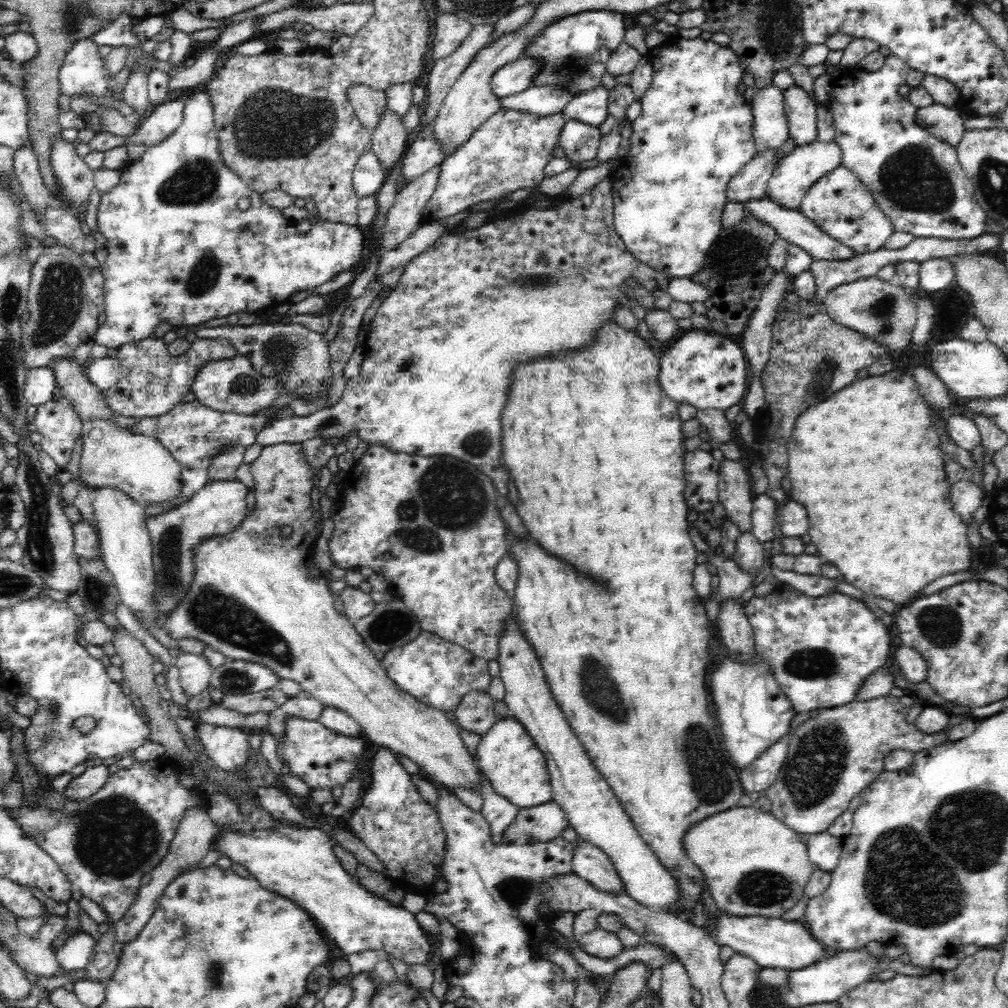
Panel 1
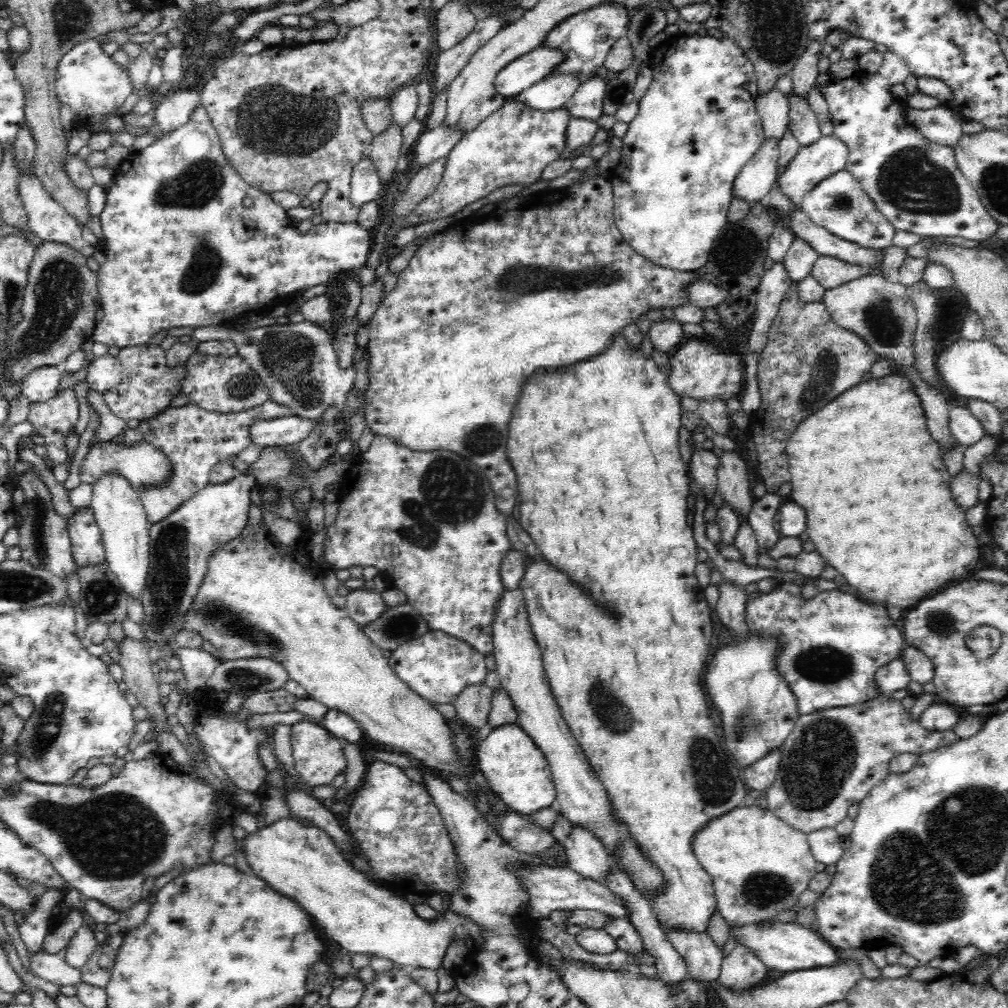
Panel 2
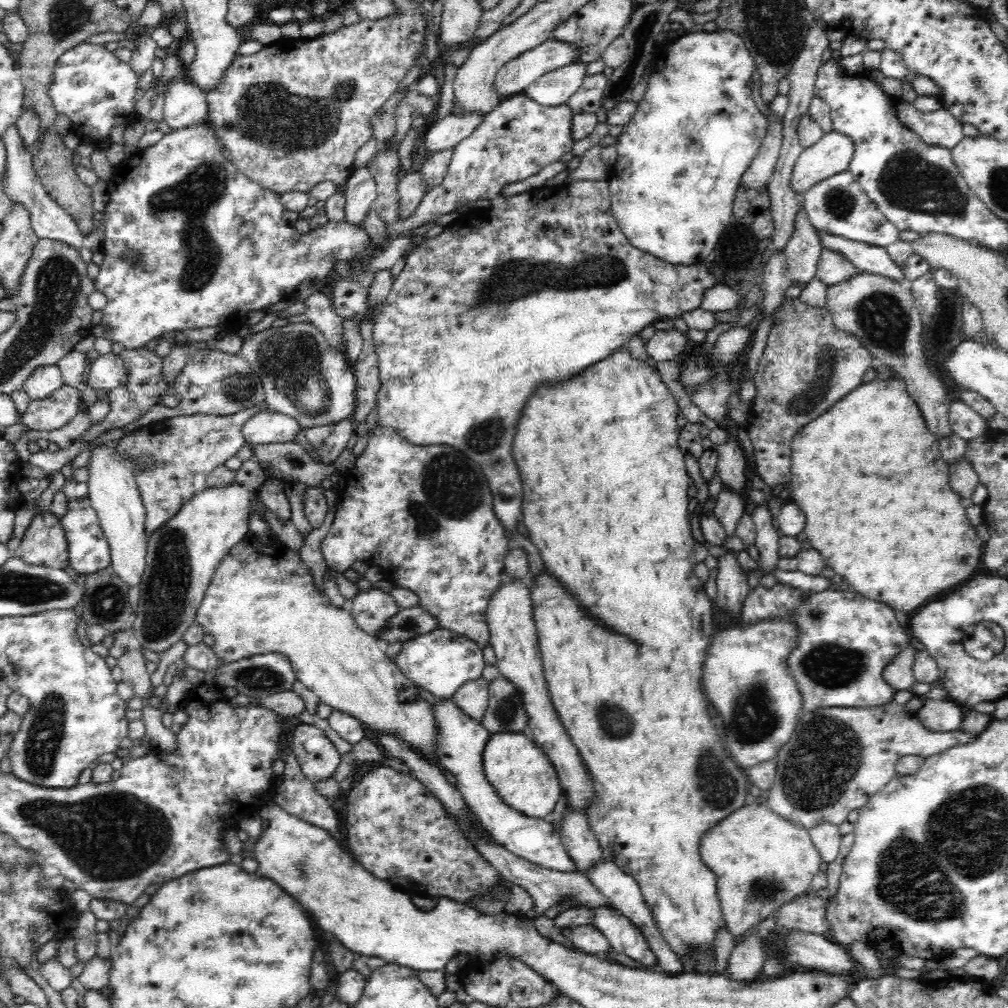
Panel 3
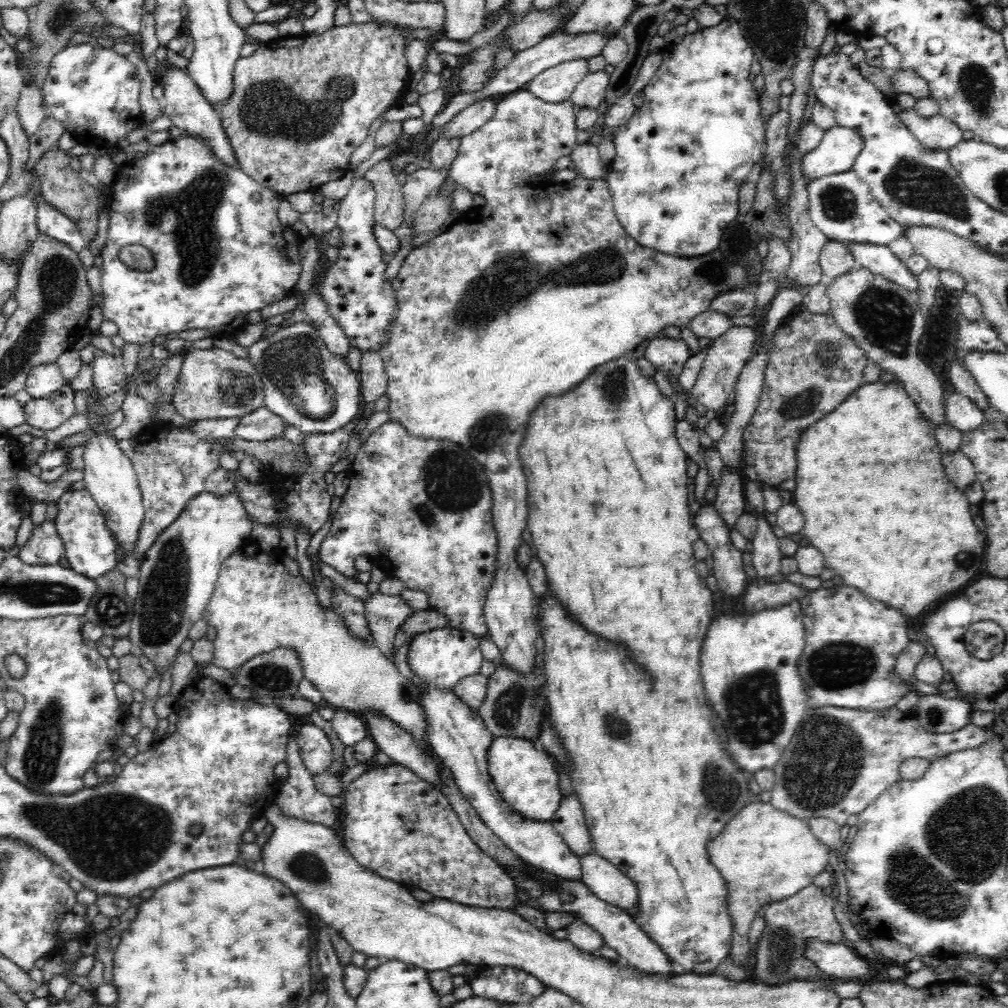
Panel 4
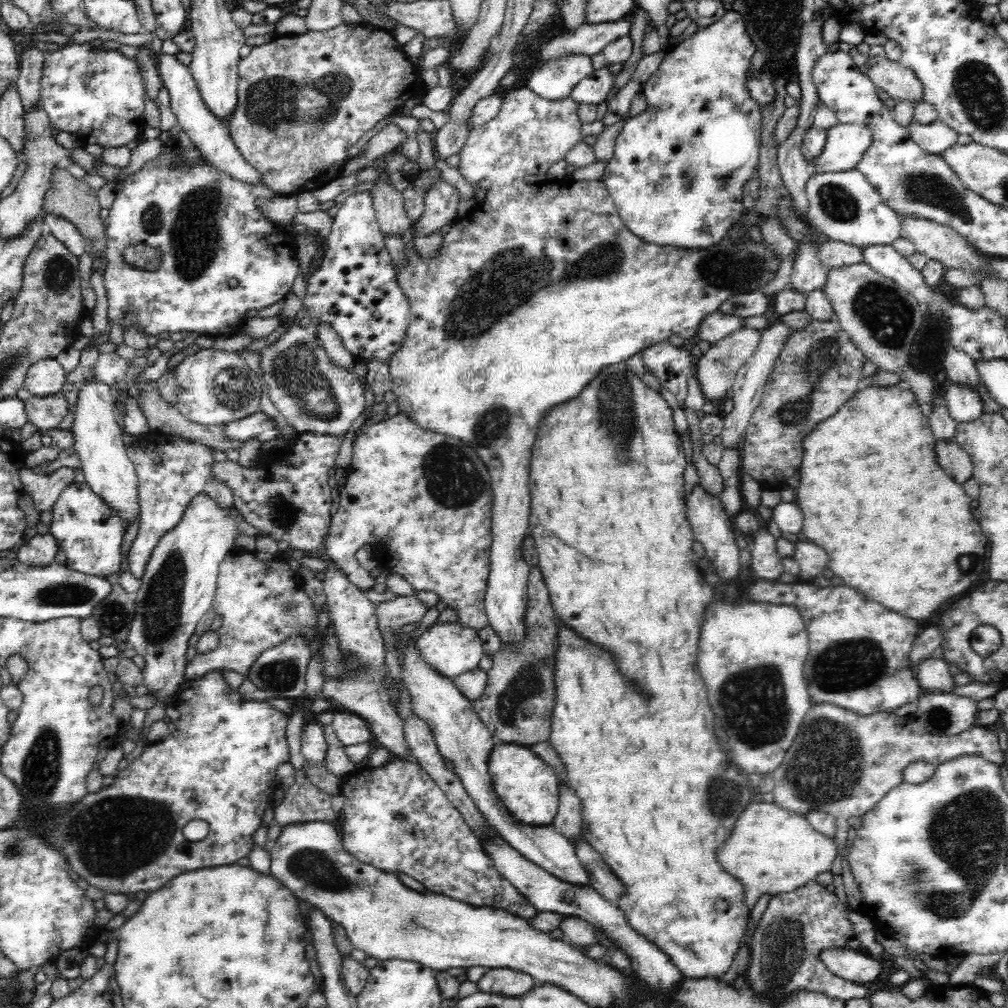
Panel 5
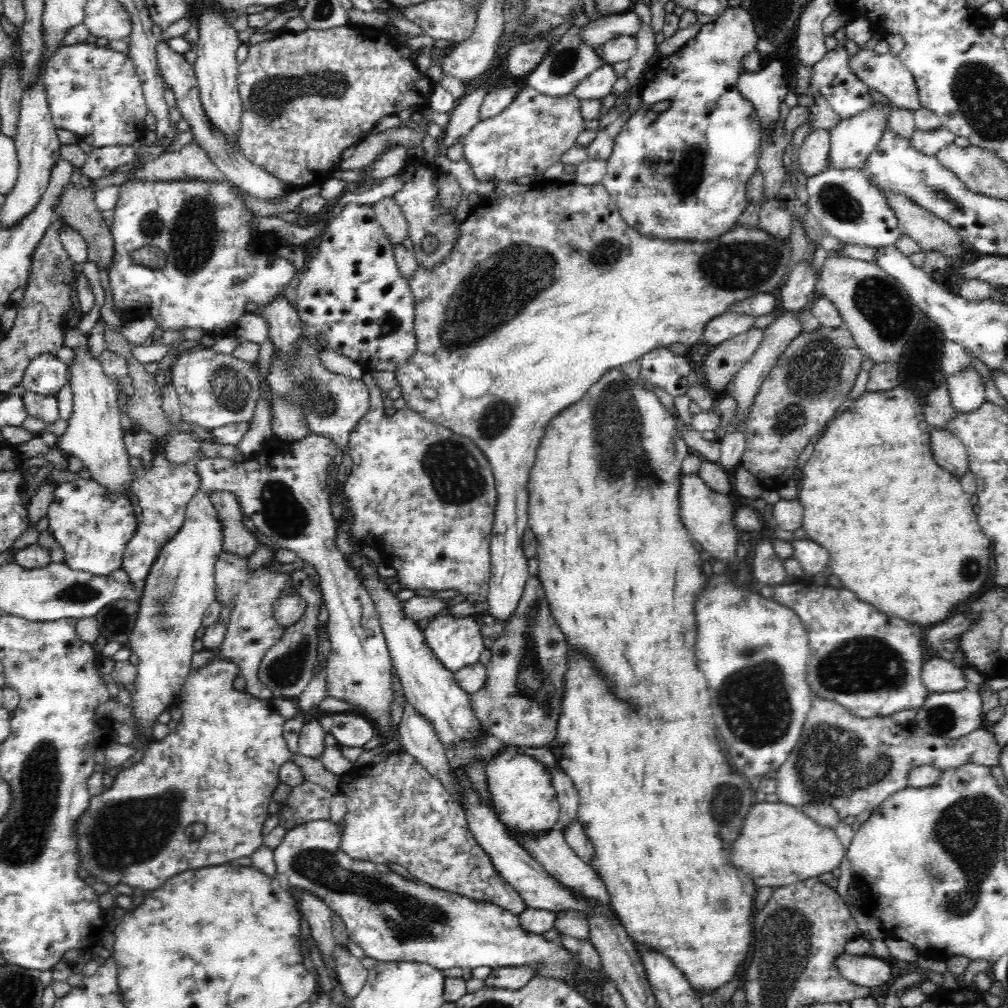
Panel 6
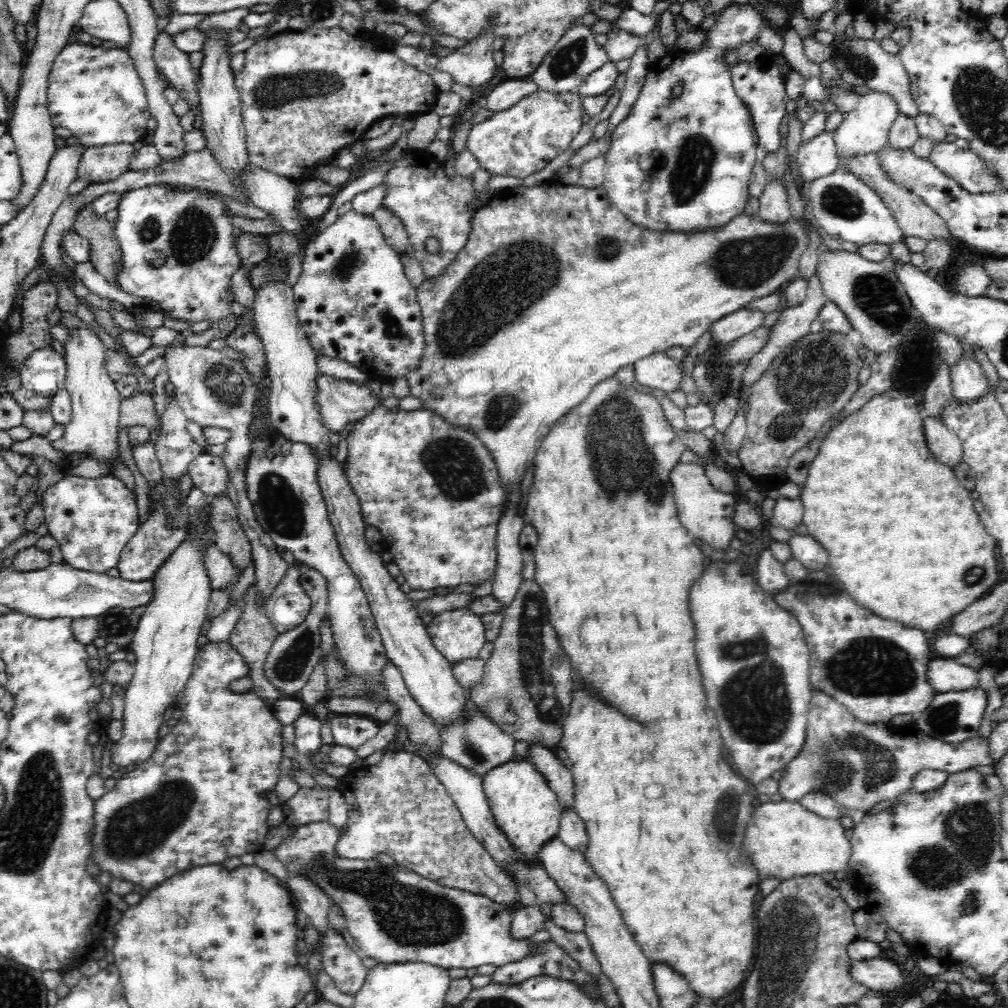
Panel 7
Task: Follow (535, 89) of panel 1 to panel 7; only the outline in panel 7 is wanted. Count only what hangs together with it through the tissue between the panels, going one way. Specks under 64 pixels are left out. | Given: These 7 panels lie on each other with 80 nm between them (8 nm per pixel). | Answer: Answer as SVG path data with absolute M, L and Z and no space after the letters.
M575 25L561 37L561 40L548 52L544 61L529 78L541 91L556 94L576 92L580 83L592 72L600 69L607 61L609 59L606 51L596 44L589 28Z

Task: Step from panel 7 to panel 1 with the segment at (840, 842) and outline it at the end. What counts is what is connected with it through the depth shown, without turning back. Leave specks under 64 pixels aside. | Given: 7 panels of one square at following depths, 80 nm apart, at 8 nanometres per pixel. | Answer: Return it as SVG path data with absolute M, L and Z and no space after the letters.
M734 805L690 826L682 838L682 849L700 869L717 908L726 914L782 918L800 902L813 872L807 845L796 833L771 812Z

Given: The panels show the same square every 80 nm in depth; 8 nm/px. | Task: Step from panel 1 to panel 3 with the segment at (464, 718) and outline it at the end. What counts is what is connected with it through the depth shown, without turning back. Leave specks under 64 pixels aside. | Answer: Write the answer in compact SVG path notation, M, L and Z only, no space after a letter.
M483 677L466 682L457 690L453 701L462 713L481 724L489 705L489 682Z

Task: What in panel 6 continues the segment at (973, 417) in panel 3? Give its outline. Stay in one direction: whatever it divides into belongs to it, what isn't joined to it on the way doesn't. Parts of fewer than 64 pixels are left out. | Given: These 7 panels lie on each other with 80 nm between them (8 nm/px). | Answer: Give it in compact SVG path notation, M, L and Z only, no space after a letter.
M973 368L949 376L946 381L948 396L955 413L974 412L986 402L982 380Z

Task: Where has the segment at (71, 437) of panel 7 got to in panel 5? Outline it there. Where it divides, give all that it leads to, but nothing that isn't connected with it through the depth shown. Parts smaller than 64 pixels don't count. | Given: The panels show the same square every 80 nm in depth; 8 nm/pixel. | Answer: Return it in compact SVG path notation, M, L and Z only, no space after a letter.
M98 379L86 382L81 388L75 406L73 427L74 448L82 463L81 470L86 478L87 486L98 497L103 498L108 506L123 522L126 530L137 519L140 519L140 495L138 495L138 474L133 462L129 459L120 426L112 412L111 387L104 385Z

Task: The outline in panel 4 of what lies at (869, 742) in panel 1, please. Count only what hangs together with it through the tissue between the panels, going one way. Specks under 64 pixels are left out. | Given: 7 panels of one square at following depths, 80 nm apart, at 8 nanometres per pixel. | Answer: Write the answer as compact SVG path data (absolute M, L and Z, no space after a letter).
M835 706L808 708L791 742L773 766L775 784L766 794L768 802L779 811L808 822L814 817L826 817L841 827L850 814L859 814L876 800L899 776L902 760L919 757L932 761L958 750L982 746L992 736L993 728L983 729L966 723L960 730L934 734L920 726L914 715L900 711L896 706L884 710L839 709Z

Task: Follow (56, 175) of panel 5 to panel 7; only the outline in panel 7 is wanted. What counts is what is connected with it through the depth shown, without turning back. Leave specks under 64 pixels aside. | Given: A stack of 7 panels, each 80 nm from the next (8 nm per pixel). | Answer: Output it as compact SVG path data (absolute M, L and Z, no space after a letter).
M86 202L78 208L74 214L72 230L90 243L90 261L99 274L116 285L120 248L114 239L113 225L104 217L98 216L91 204L92 202Z

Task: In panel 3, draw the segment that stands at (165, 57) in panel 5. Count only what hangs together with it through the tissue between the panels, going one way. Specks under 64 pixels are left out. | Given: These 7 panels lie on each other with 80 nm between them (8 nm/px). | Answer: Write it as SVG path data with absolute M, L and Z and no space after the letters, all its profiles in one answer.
M186 76L165 85L162 110L162 120L172 131L187 128L194 122L210 122L204 92Z

